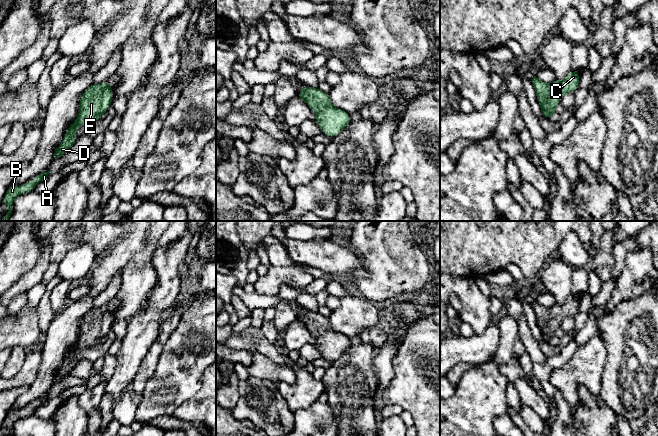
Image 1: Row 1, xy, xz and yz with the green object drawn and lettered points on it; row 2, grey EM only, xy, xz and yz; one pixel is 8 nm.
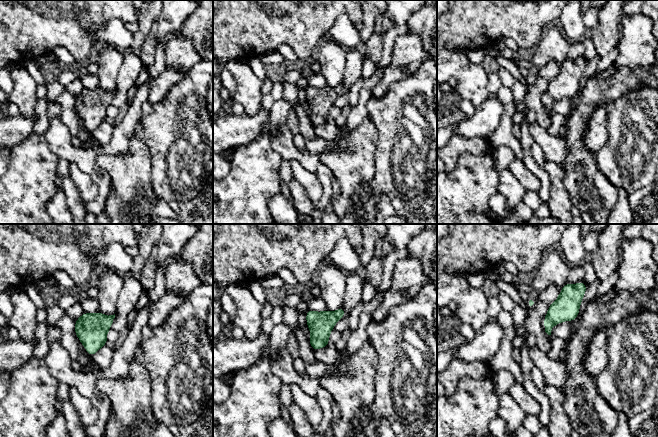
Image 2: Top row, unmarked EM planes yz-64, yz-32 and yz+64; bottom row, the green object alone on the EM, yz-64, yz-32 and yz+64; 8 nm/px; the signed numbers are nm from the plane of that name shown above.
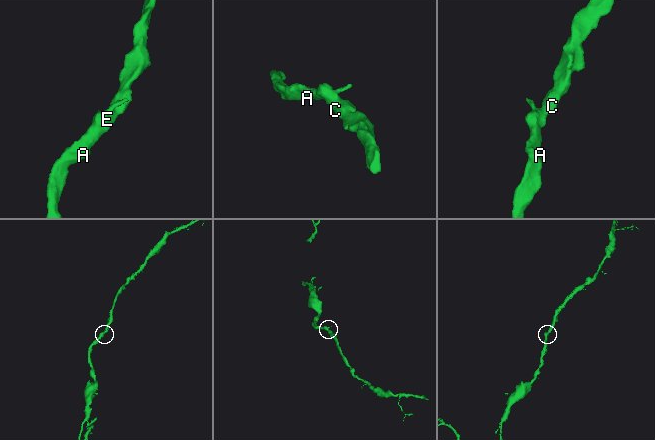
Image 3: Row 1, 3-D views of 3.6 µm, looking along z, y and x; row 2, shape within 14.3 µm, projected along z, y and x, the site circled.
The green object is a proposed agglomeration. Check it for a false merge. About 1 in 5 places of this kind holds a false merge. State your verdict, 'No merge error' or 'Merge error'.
No merge error

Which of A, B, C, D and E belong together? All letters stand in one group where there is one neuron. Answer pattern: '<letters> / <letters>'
A B C D E

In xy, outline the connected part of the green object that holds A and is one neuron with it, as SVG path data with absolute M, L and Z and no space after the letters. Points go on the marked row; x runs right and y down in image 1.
M49 170L47 172L43 172L42 174L36 176L34 179L29 180L27 183L22 184L18 187L14 187L12 184L8 187L8 189L5 192L4 199L3 199L3 205L5 205L8 209L8 212L6 216L0 220L0 221L8 221L11 213L12 213L12 206L14 199L25 193L29 193L34 191L34 188L36 185L45 180L49 174Z

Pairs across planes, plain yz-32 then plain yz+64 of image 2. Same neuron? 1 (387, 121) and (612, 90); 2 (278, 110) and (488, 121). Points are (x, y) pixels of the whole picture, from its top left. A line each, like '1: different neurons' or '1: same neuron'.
1: different neurons
2: different neurons

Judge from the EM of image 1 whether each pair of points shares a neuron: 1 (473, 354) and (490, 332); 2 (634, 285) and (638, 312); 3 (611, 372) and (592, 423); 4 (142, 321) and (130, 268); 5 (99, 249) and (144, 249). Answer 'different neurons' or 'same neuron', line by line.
1: same neuron
2: different neurons
3: different neurons
4: different neurons
5: different neurons

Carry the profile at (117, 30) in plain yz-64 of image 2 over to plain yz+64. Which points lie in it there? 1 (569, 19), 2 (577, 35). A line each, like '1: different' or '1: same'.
1: same
2: same

